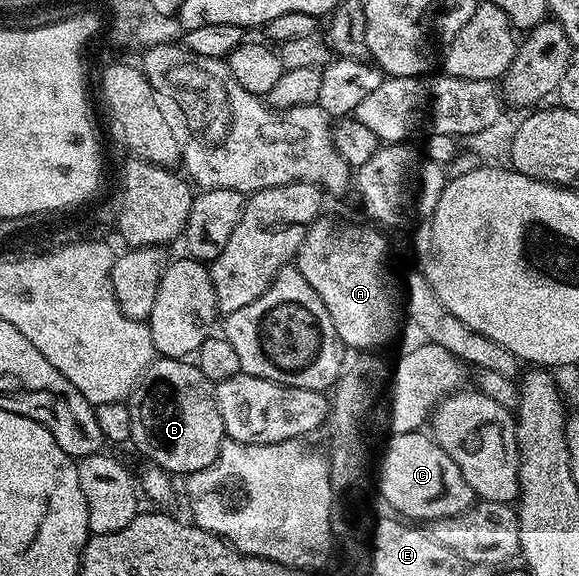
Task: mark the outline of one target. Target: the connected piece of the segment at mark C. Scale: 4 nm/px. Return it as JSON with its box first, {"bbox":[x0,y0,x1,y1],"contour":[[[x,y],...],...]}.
{"bbox":[378,430,476,524],"contour":[[[413,430],[403,434],[390,434],[387,439],[382,459],[378,462],[378,490],[382,493],[383,500],[394,509],[391,511],[395,515],[429,524],[438,518],[456,516],[470,509],[476,498],[474,489],[470,487],[468,480],[464,480],[464,472],[460,472],[456,460],[452,460],[452,456],[448,456],[448,452],[444,452],[444,448],[440,448],[429,433]]]}

